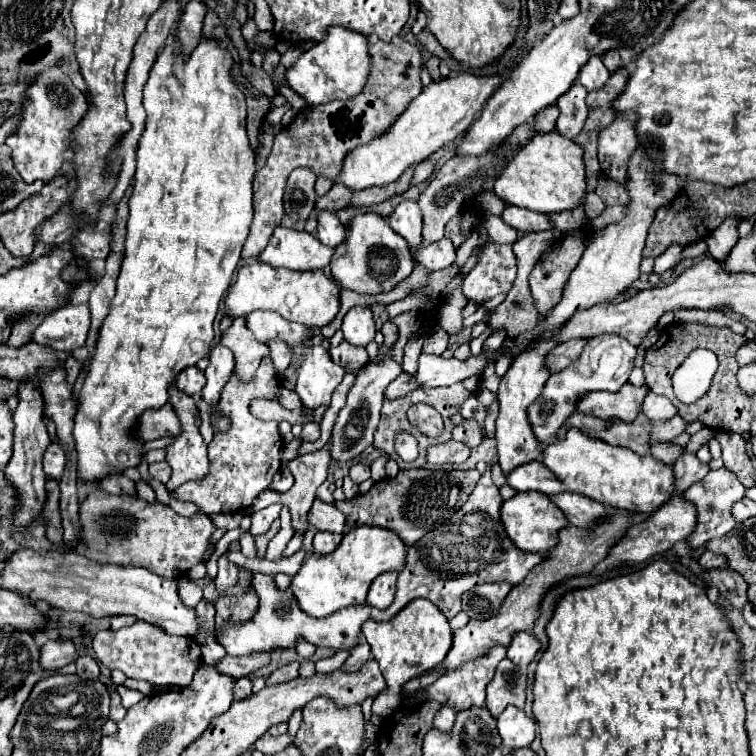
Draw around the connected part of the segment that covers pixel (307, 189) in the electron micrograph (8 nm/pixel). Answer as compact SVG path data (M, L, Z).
M299 168L289 174L283 202L285 202L287 222L293 228L301 230L303 224L309 220L311 212L315 210L315 202L317 202L315 180L317 176L307 168Z

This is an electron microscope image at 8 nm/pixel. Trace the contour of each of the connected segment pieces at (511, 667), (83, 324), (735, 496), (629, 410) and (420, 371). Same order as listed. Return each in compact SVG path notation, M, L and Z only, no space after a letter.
M509 658L501 660L495 672L495 678L487 686L487 710L493 718L497 718L509 704L523 708L525 706L525 682L517 674L517 668Z
M67 304L49 314L33 332L33 340L55 350L75 350L85 344L89 332L87 304Z
M723 466L723 468L719 468L719 470L711 470L701 482L697 482L697 484L693 484L689 490L685 490L683 496L697 506L697 526L695 526L693 534L687 538L687 542L689 542L693 548L699 548L699 546L703 546L707 540L725 536L727 532L733 530L733 526L735 526L737 522L735 522L735 518L733 518L733 514L731 514L731 508L733 508L735 502L739 502L739 500L745 496L745 486L737 480L735 472L731 472L729 468Z
M625 384L619 392L587 392L575 404L577 412L593 414L597 418L619 418L635 420L635 414L641 408L641 402L647 394L647 388Z
M481 352L479 356L471 356L469 360L461 362L457 358L445 360L433 354L421 354L419 366L413 378L421 388L435 388L435 386L451 386L459 380L465 380L473 374L481 374L487 366L487 356Z

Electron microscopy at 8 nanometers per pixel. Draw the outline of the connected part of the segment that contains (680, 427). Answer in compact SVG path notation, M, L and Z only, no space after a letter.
M677 414L677 416L673 416L671 420L667 420L667 422L653 422L653 432L651 432L651 444L653 442L667 442L667 440L673 440L673 438L677 438L679 434L683 434L685 430L687 430L687 422Z

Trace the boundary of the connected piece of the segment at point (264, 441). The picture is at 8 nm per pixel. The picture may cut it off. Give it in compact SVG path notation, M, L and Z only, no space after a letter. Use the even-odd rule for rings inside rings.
M269 356L263 358L255 378L249 384L239 384L235 376L227 382L221 392L221 400L217 404L219 412L231 420L227 432L215 432L209 444L209 474L201 480L185 482L175 490L175 496L183 502L193 502L203 514L221 514L221 512L237 512L251 506L257 494L269 488L273 474L281 466L281 446L283 440L279 436L275 422L265 422L249 412L251 398L275 398L275 384L279 384L279 376L269 364Z

